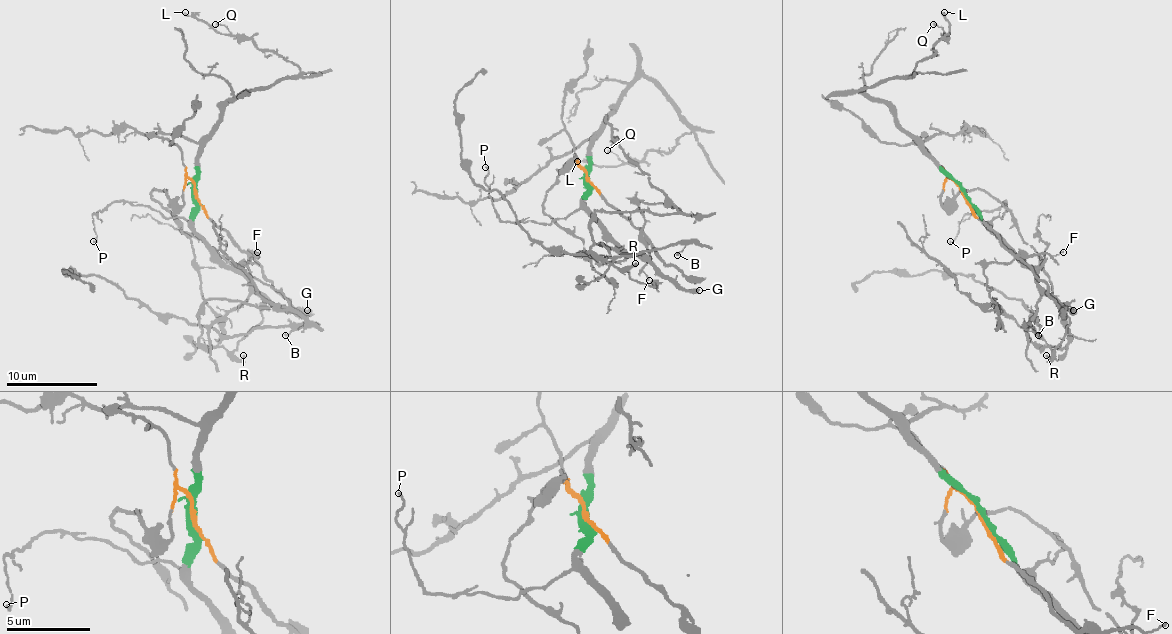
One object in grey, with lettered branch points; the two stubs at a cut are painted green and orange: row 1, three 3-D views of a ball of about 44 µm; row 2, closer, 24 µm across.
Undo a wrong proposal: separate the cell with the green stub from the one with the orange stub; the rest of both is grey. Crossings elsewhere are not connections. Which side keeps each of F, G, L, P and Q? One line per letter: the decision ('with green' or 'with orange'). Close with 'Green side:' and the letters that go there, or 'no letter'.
F: with orange
G: with green
L: with green
P: with green
Q: with green
Green side: G, L, P, Q

